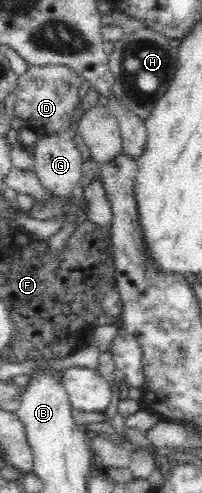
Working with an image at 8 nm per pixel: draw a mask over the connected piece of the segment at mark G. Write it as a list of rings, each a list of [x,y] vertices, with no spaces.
[[[41,133],[35,143],[29,148],[33,156],[33,172],[39,177],[40,183],[53,195],[53,197],[72,197],[72,191],[79,185],[82,177],[82,163],[84,159],[76,142],[69,134]]]

